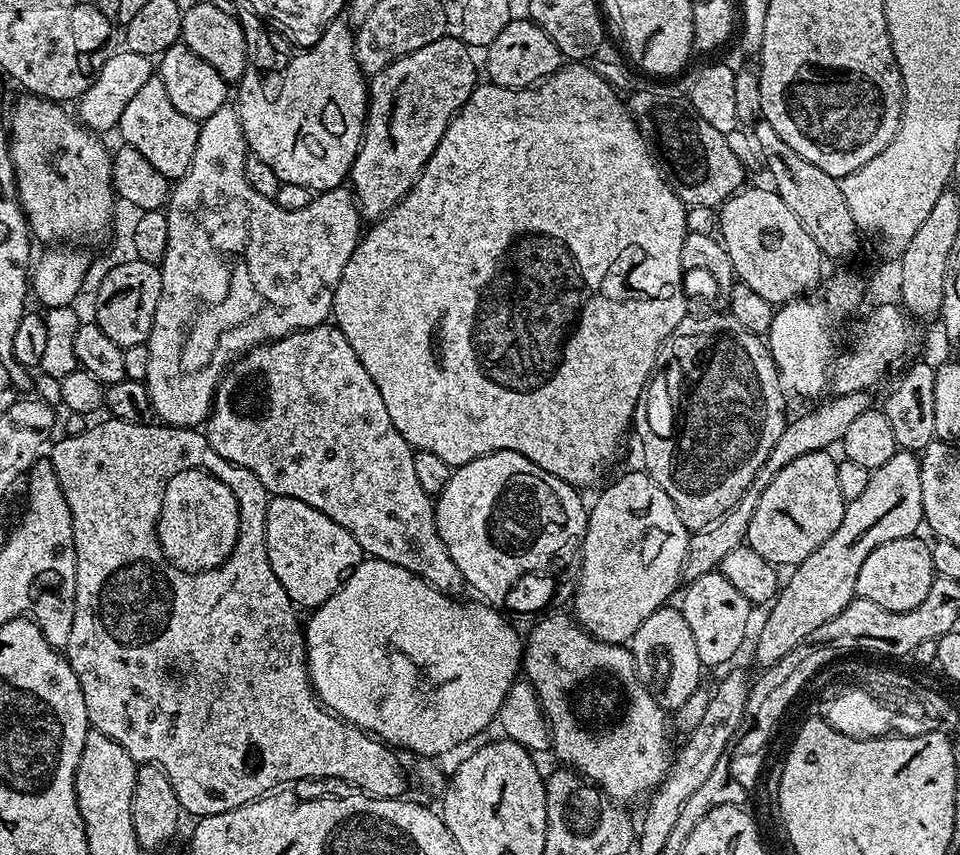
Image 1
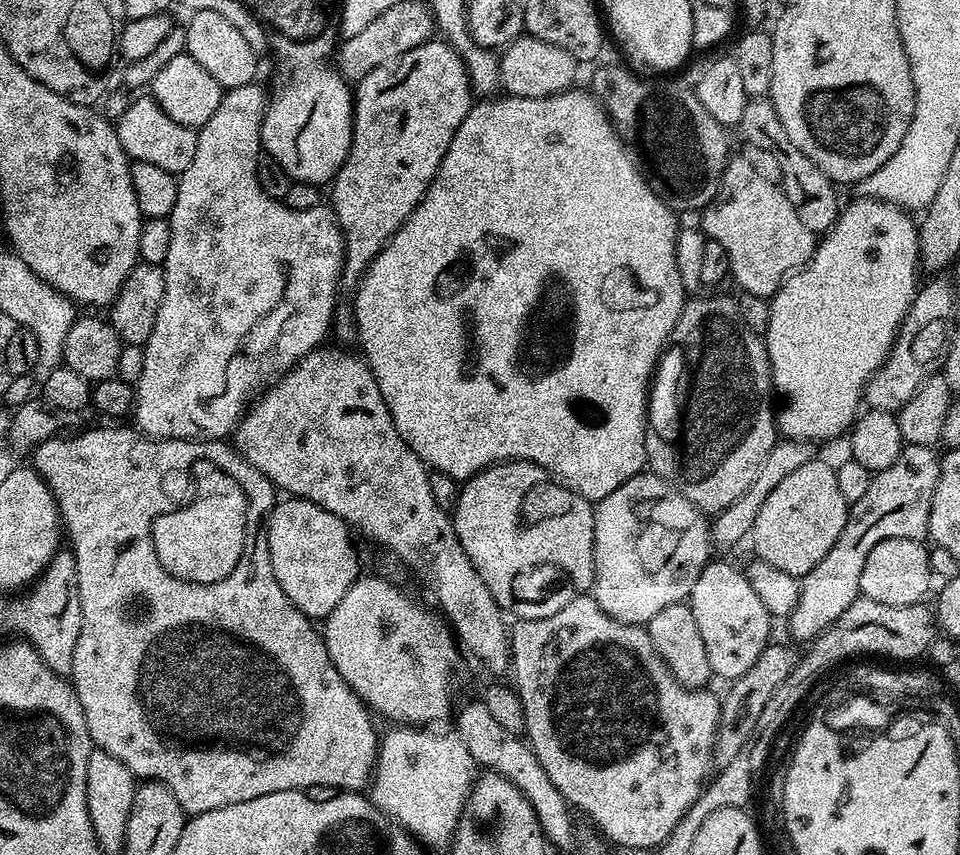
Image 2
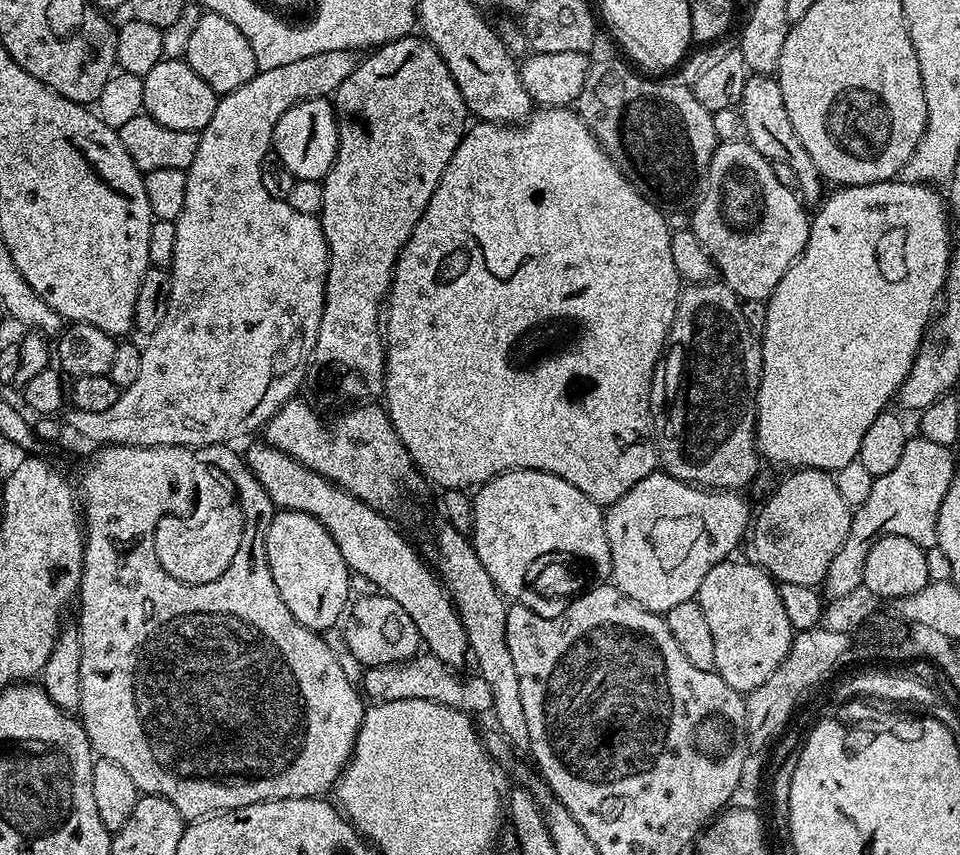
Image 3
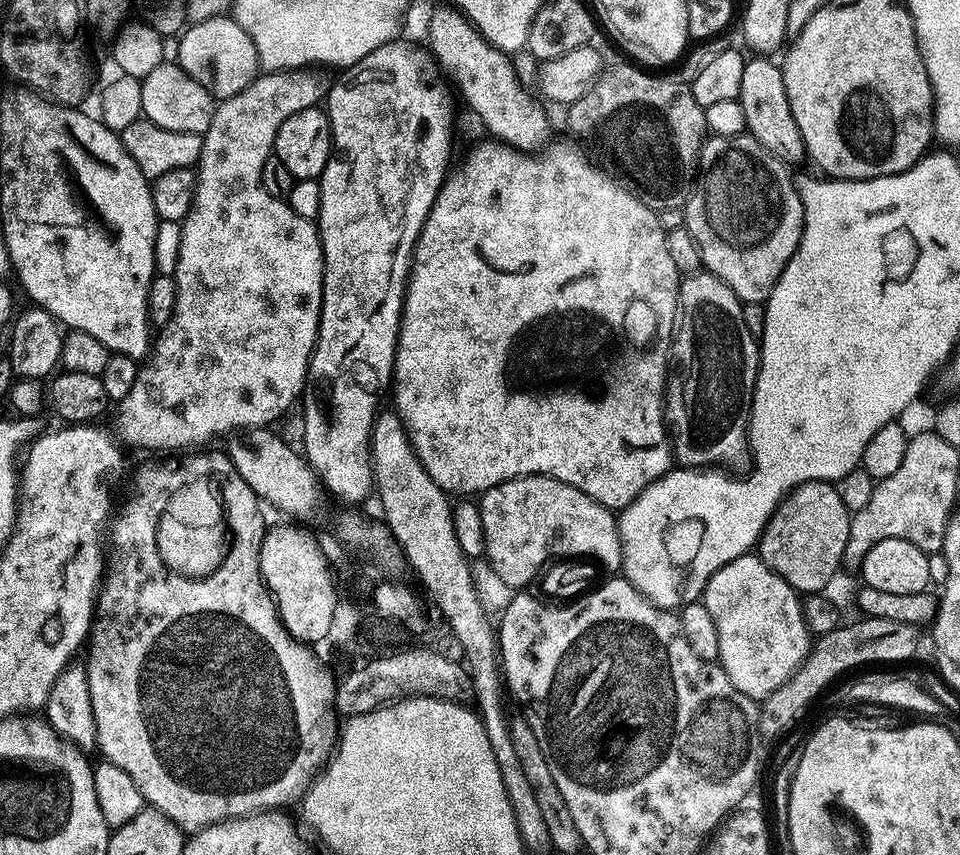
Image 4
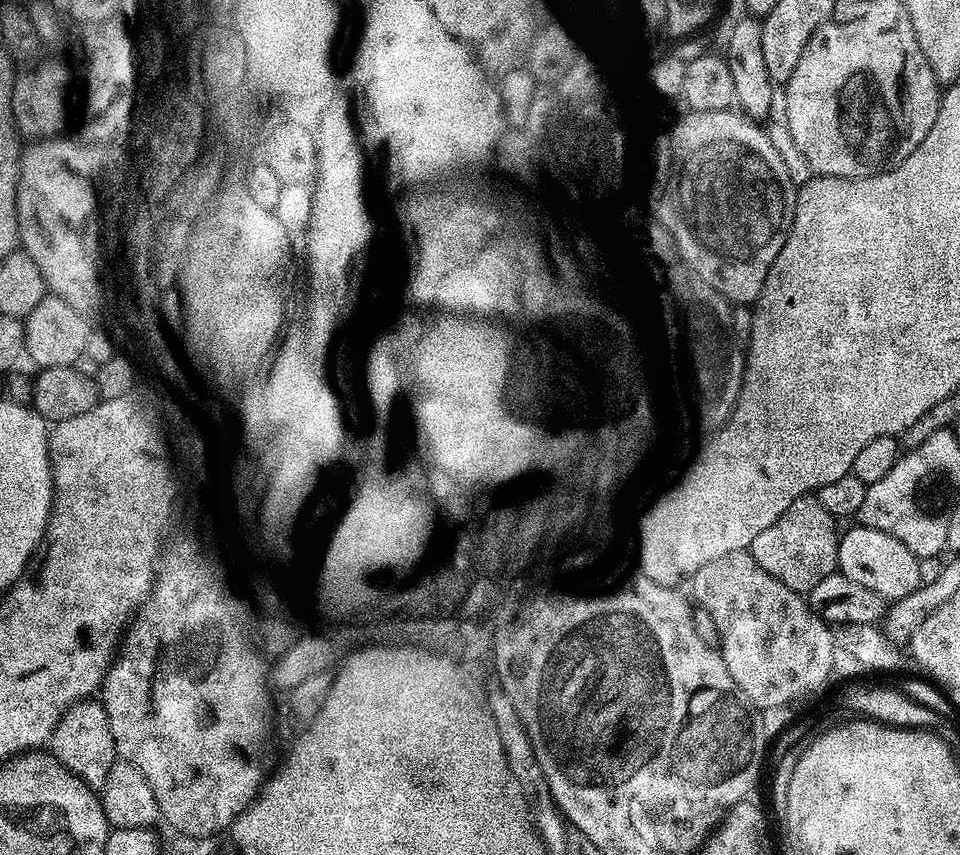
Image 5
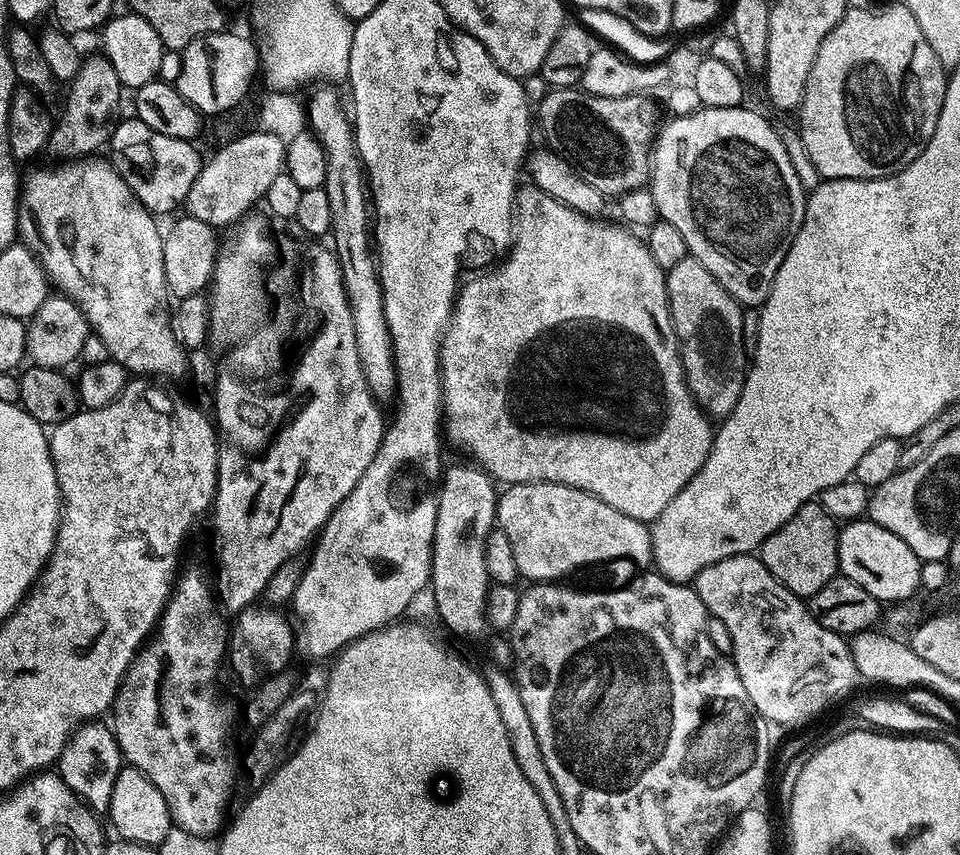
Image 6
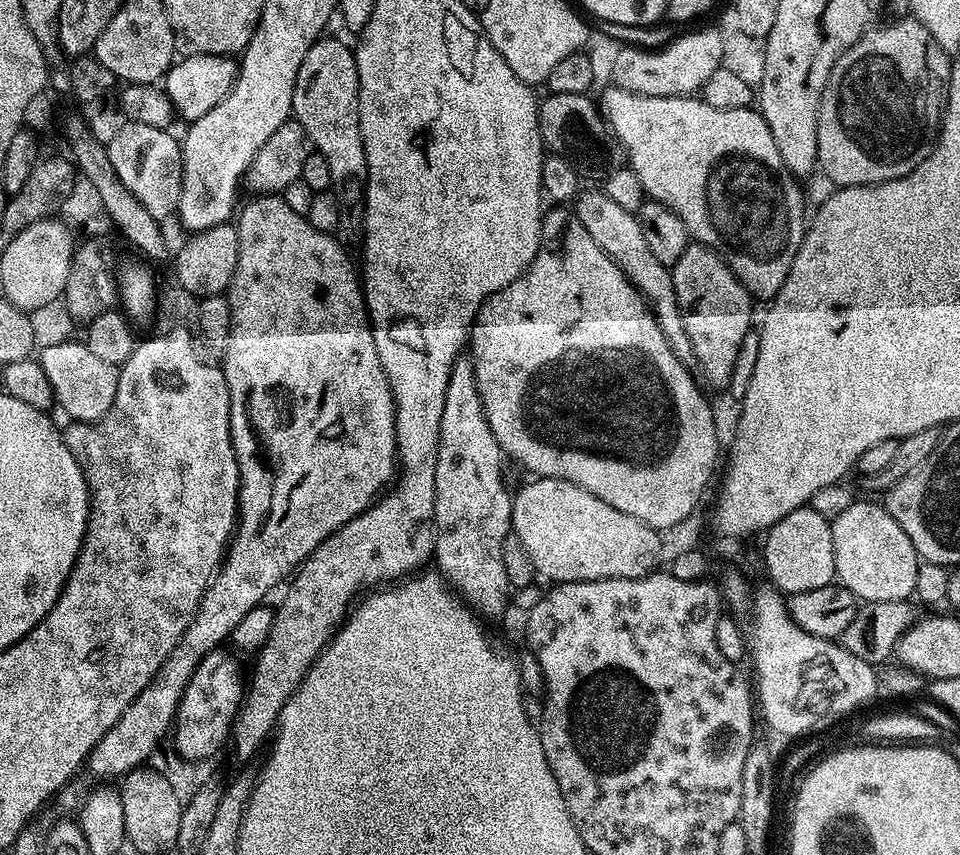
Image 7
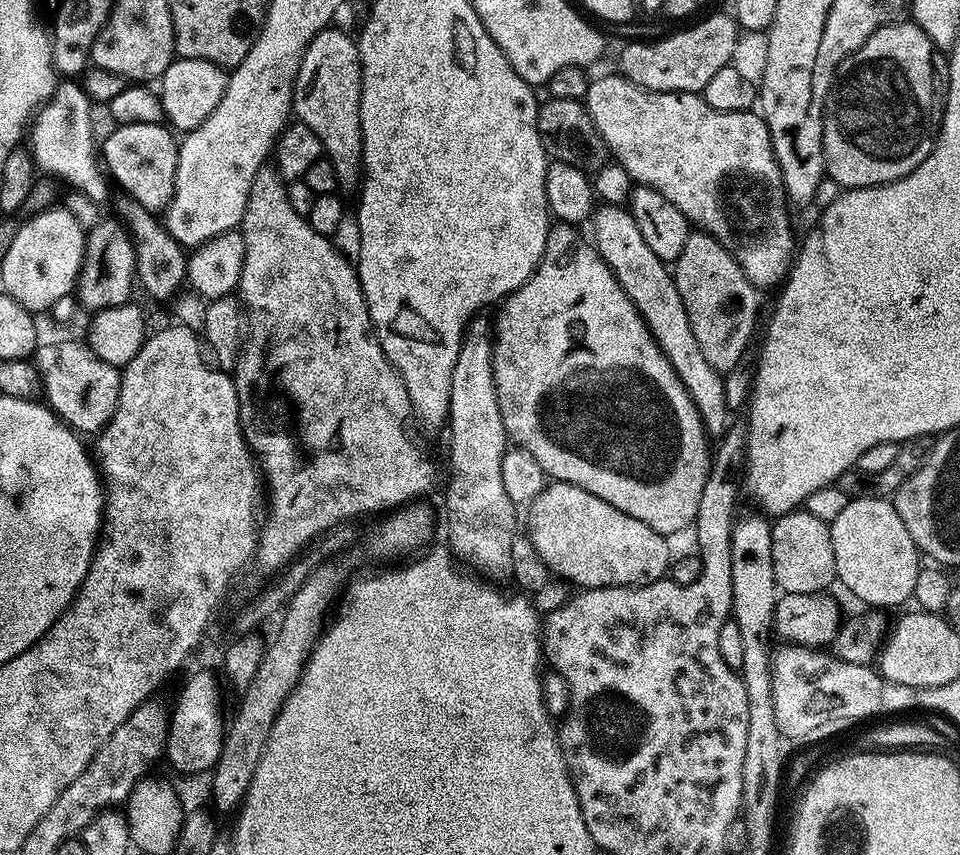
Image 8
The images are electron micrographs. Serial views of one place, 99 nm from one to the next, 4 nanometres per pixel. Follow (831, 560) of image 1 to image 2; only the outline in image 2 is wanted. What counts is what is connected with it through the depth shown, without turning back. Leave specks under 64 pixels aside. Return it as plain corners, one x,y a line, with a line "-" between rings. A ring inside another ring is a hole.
905,444
894,466
873,475
866,495
850,506
846,526
838,534
838,542
799,581
797,608
786,620
786,625
796,640
811,642
834,624
838,617
860,595
862,566
866,566
866,554
878,546
878,542
890,538
906,538
923,541
928,536
930,502
934,498
934,486
940,473
940,456
935,447

